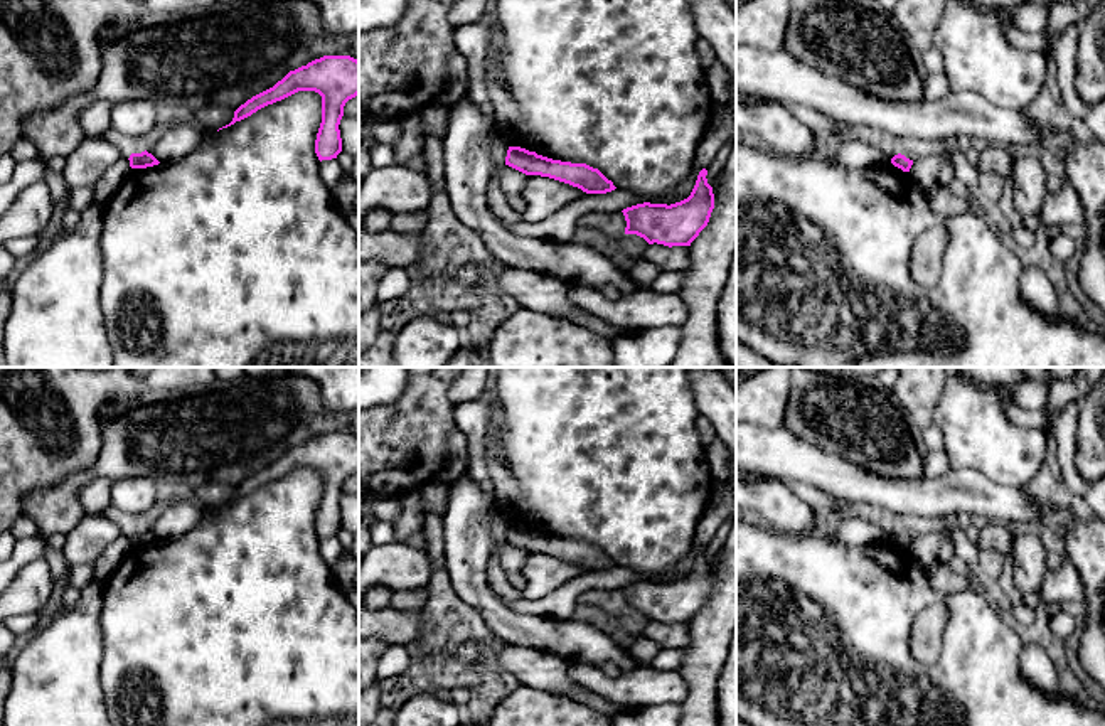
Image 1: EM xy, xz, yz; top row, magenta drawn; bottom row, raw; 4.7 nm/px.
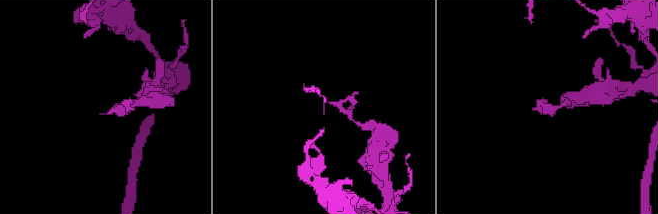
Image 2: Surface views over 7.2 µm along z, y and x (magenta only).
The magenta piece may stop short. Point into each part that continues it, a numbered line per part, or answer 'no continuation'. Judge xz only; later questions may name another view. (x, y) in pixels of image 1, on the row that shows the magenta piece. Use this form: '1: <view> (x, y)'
no continuation

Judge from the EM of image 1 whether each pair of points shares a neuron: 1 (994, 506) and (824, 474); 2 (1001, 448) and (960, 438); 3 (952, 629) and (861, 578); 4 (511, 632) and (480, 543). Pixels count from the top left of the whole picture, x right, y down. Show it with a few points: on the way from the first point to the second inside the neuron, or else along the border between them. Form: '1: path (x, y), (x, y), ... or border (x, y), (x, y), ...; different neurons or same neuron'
1: path (952, 496), (896, 496), (866, 491); same neuron
2: path (991, 443), (984, 438), (971, 438); same neuron
3: path (934, 605), (925, 600), (885, 593); same neuron
4: path (492, 610), (475, 592), (475, 565); same neuron

